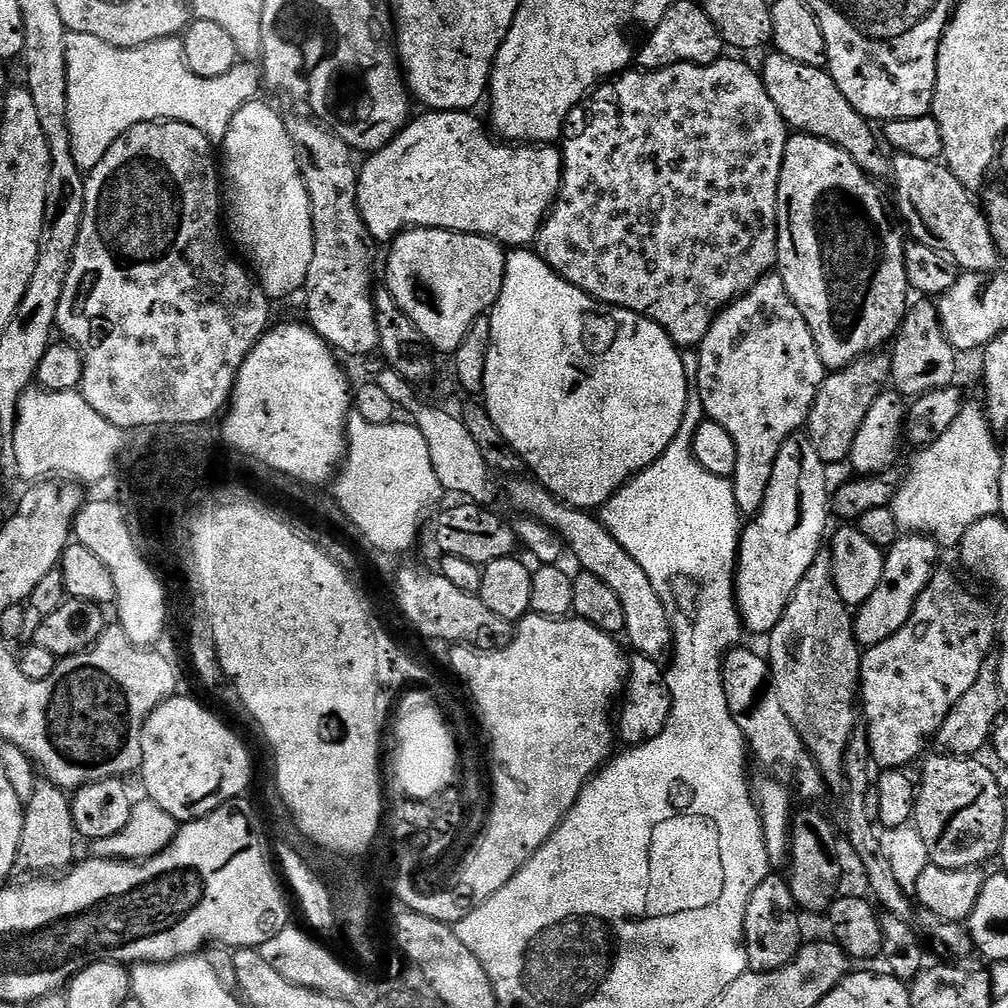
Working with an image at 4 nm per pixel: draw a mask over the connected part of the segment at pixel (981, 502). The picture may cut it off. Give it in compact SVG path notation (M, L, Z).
M965 403L964 408L954 418L954 426L930 446L915 453L912 465L903 473L903 483L890 505L898 526L908 534L931 536L941 549L955 549L970 530L972 524L983 519L995 517L1000 511L998 506L998 474L1002 474L1001 445L996 444L997 435L988 424L988 418L979 403Z

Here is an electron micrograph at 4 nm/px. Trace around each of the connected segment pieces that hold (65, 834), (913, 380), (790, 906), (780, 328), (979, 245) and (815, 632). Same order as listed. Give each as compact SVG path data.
M37 779L30 798L24 804L22 838L18 842L15 871L24 874L60 874L77 863L76 840L72 801L65 789L46 779Z
M920 298L904 313L900 330L890 348L892 374L890 384L905 398L915 398L930 390L947 388L956 376L957 353L940 325L939 307L931 299Z
M769 874L750 894L744 919L744 945L748 951L748 967L754 972L769 972L786 966L802 946L800 940L801 909L796 907L792 888L783 875Z
M778 274L764 276L745 296L740 296L738 299L733 300L728 307L723 308L720 314L714 318L706 338L702 338L702 342L698 345L699 352L700 361L696 364L696 372L694 368L694 386L702 394L705 417L718 422L718 426L722 426L722 430L726 430L726 434L730 434L730 438L734 438L734 446L738 446L738 466L730 479L734 486L734 498L740 507L741 517L751 518L760 511L762 502L766 502L766 489L770 487L770 474L774 474L774 462L778 458L778 450L782 446L782 442L786 442L786 438L797 435L807 425L808 415L824 381L826 369L822 358L818 354L814 334L810 334L810 326L806 326L806 318L802 318L802 310L798 310L798 306L794 306L790 294Z
M896 154L891 157L892 170L890 180L896 183L896 204L900 207L900 216L908 223L912 231L911 239L917 244L925 244L949 256L956 267L964 272L993 273L1001 267L1002 257L990 238L988 223L984 218L981 205L974 201L973 193L954 178L954 174L943 163L926 158L910 158L910 154Z
M821 550L814 558L810 570L806 570L806 578L798 582L798 590L794 590L778 626L774 626L767 637L766 659L772 666L774 686L778 690L778 699L782 701L782 710L786 710L786 718L790 718L794 730L798 730L810 758L814 758L829 793L845 791L846 746L858 730L862 648L856 643L856 635L852 632L853 619L849 605L842 602L842 594L838 594L838 586L834 586L831 551Z

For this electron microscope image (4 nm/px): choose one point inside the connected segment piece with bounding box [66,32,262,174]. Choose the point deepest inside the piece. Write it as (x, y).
(110, 90)

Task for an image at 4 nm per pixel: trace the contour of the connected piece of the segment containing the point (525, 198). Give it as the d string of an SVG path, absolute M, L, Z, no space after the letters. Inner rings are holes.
M435 110L421 111L421 116L409 119L401 132L397 132L384 148L371 153L367 157L365 164L359 165L358 171L358 210L369 237L373 241L384 240L391 242L396 239L396 235L405 232L408 228L441 228L451 232L465 232L475 236L488 236L491 240L507 246L512 250L524 250L535 245L536 234L540 231L540 225L544 222L544 217L552 210L552 203L556 201L556 196L560 193L560 183L564 173L564 157L561 149L556 146L537 146L534 144L517 144L515 142L497 142L493 133L479 120L472 116L471 111L466 112L437 112Z

